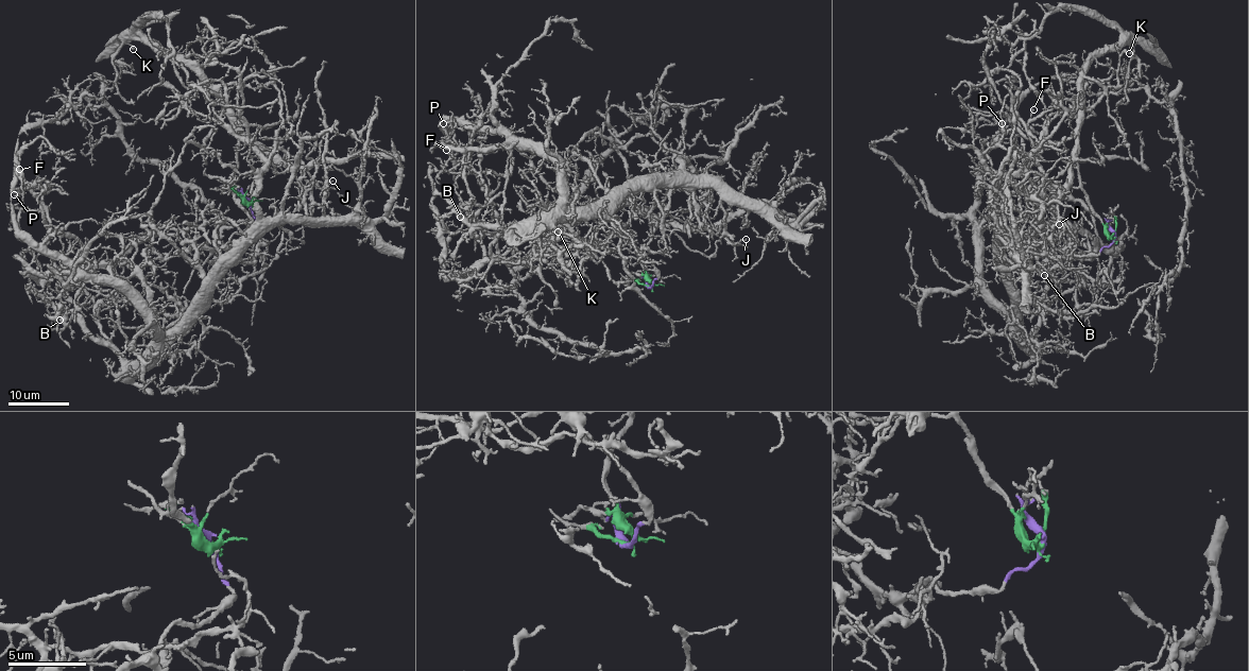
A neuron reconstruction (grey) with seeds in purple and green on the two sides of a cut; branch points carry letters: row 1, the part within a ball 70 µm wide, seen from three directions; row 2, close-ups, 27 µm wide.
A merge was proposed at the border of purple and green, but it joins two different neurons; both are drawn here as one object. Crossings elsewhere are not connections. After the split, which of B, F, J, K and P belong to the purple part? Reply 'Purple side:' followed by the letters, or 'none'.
Purple side: B, F, P

